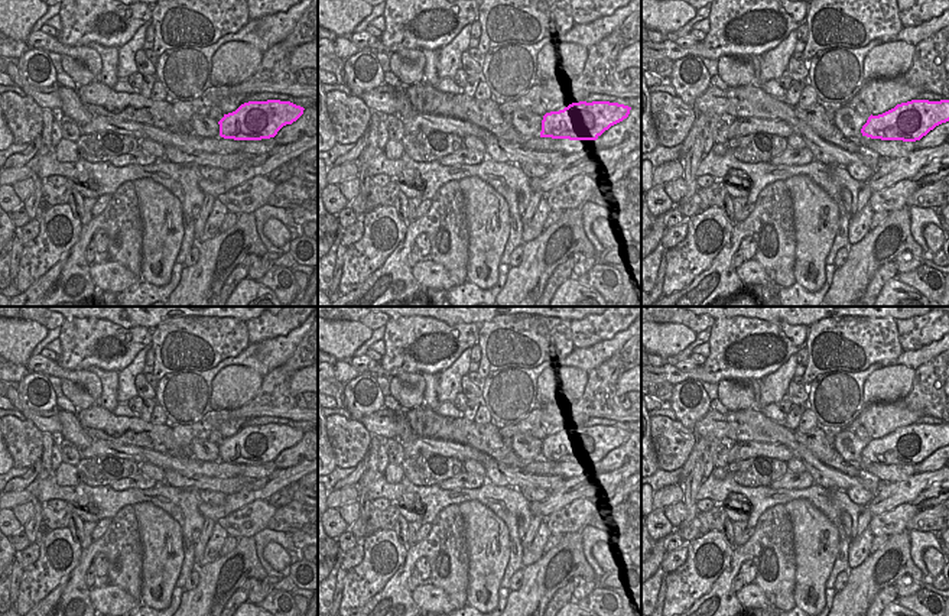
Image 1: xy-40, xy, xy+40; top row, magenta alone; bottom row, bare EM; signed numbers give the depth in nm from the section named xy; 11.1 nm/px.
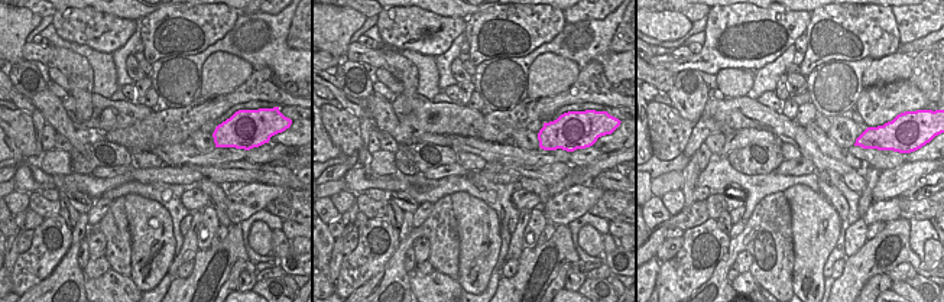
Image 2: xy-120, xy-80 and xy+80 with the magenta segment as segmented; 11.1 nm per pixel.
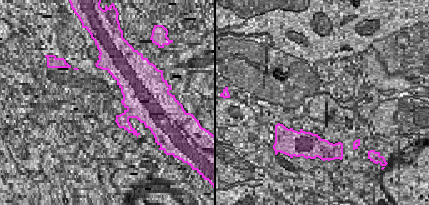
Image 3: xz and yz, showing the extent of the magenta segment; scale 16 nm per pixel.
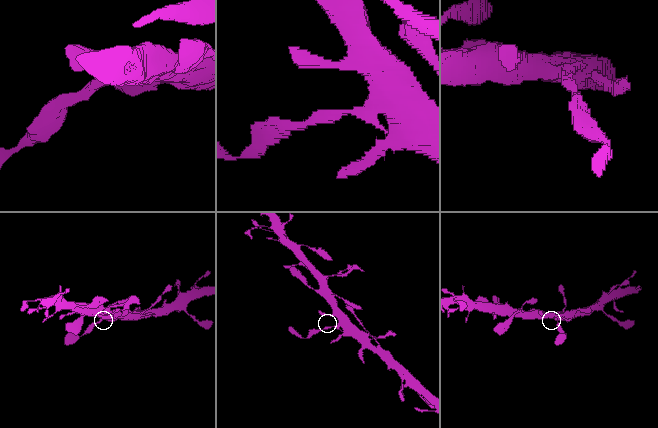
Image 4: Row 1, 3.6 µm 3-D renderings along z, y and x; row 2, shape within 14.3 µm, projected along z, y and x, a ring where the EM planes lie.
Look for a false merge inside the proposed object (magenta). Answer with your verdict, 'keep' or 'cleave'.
cleave

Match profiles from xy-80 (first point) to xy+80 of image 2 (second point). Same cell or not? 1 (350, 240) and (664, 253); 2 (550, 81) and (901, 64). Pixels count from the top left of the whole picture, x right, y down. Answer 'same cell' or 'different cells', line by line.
1: same cell
2: same cell

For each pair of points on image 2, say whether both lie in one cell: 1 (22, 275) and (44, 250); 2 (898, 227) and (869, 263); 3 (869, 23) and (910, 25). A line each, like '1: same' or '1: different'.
1: same
2: same
3: different

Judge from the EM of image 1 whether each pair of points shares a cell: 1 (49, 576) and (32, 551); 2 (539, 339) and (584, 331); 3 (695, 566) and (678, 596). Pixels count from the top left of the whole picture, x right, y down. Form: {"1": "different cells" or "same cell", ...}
{"1": "different cells", "2": "different cells", "3": "same cell"}

